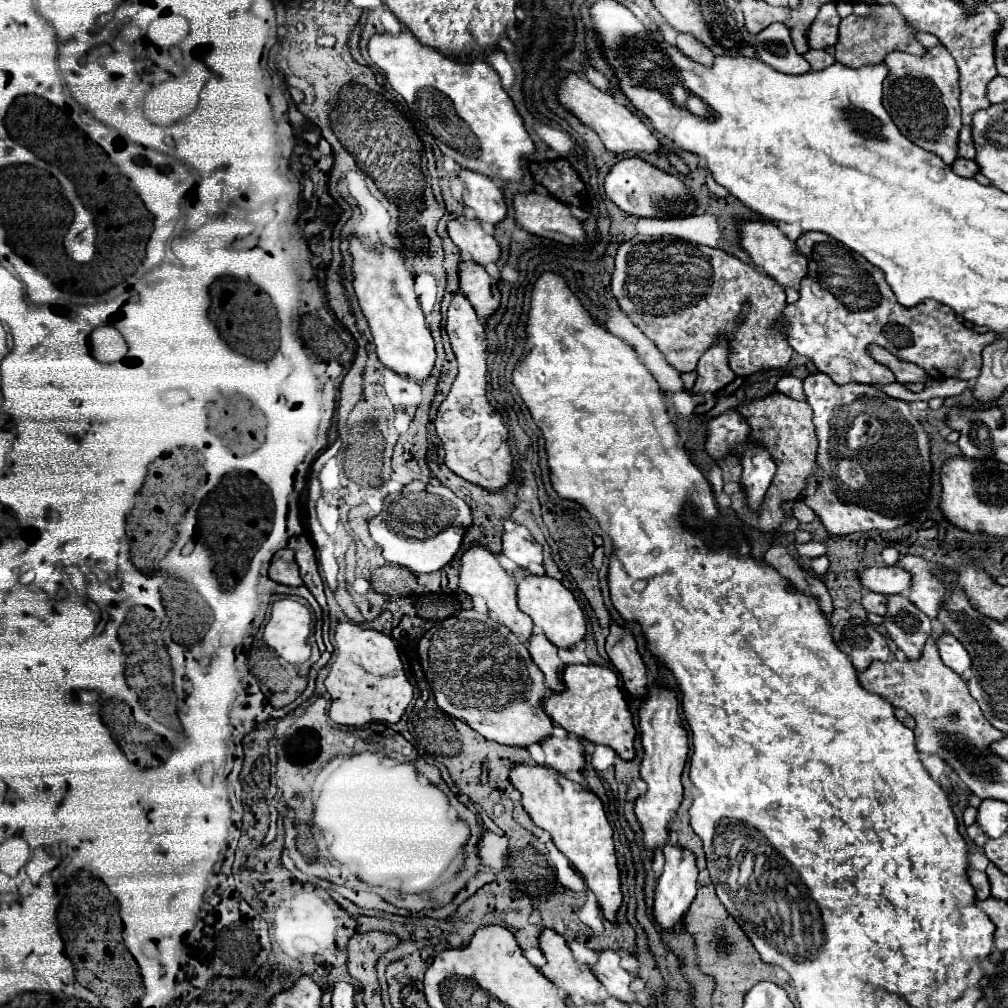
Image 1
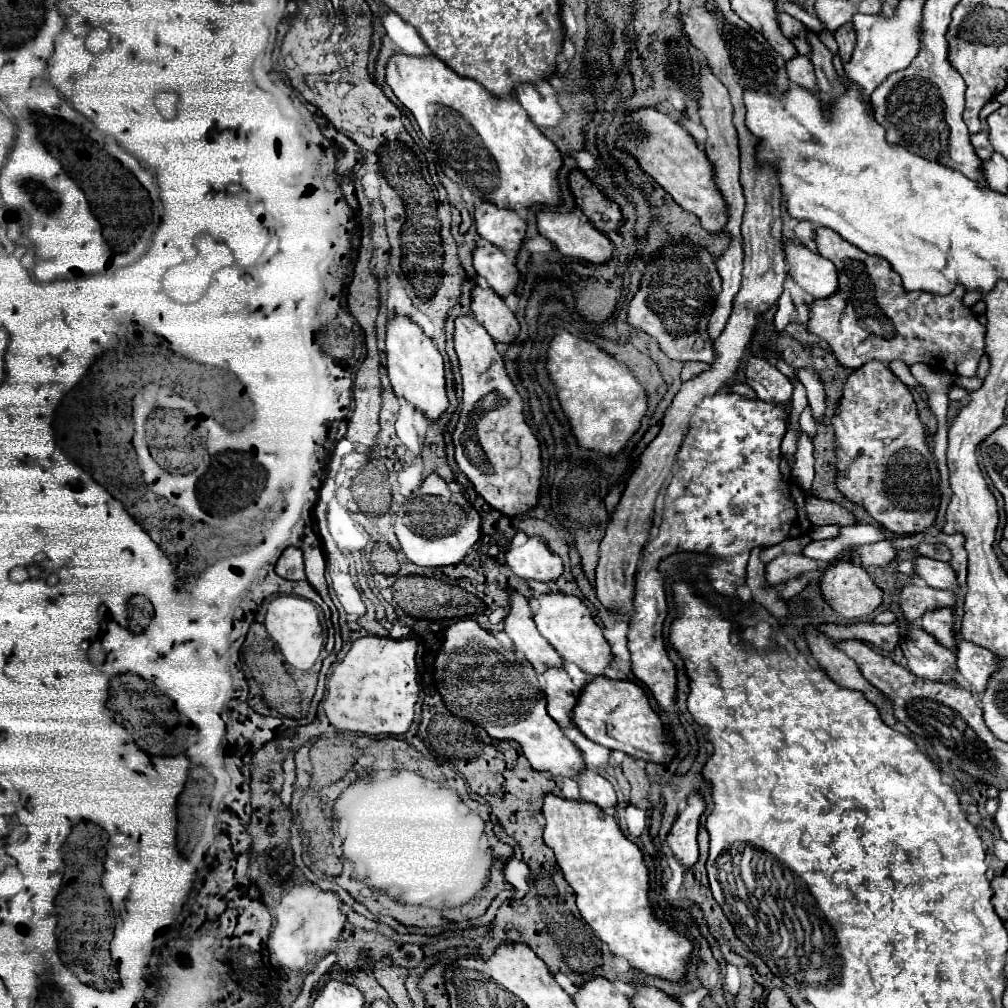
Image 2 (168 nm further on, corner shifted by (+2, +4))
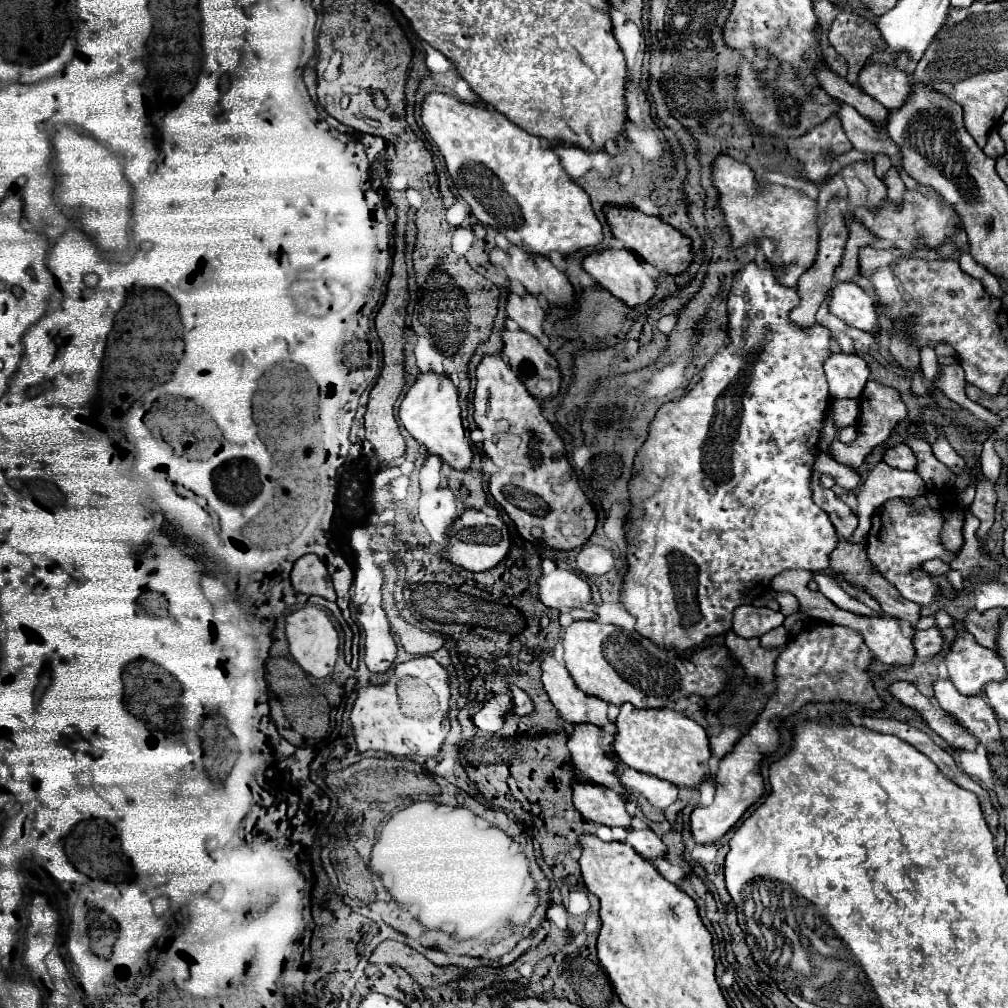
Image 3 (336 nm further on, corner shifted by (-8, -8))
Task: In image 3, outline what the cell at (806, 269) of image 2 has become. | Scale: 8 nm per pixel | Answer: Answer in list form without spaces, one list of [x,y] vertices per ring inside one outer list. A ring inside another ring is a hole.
[[[835,282],[827,294],[829,310],[845,324],[865,332],[877,328],[875,298],[855,282]]]

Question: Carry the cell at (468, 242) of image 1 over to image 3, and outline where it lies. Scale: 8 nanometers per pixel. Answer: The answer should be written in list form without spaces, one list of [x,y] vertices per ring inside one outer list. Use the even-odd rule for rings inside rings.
[[[509,292],[505,310],[507,310],[507,316],[511,320],[515,320],[515,324],[521,330],[525,330],[537,338],[543,334],[541,324],[545,318],[545,310],[541,308],[541,302],[537,296],[533,296],[533,294],[517,296],[515,292]]]

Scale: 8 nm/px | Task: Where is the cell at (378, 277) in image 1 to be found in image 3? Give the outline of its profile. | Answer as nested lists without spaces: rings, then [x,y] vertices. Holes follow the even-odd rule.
[[[419,372],[415,378],[415,384],[409,388],[405,394],[401,408],[399,408],[399,418],[407,432],[423,444],[431,454],[437,454],[443,458],[447,464],[451,464],[457,470],[469,468],[473,454],[469,448],[469,442],[465,438],[463,422],[461,422],[461,408],[457,402],[457,388],[451,380],[447,380],[447,374],[437,374],[437,372]]]

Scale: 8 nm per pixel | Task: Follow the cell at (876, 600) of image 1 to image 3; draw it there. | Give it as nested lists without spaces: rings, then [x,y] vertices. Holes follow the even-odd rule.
[[[975,608],[969,610],[963,618],[963,628],[967,632],[971,632],[975,636],[975,640],[985,646],[991,648],[995,646],[995,634],[997,634],[997,620],[1001,616],[1001,612],[1007,612],[1005,608],[993,608],[987,612],[977,612]]]

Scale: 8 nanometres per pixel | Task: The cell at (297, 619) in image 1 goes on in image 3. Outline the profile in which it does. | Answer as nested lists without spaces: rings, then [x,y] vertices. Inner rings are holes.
[[[305,606],[291,612],[285,618],[285,636],[289,642],[291,656],[307,674],[311,674],[313,678],[323,678],[333,670],[339,654],[339,634],[323,610],[315,606]]]

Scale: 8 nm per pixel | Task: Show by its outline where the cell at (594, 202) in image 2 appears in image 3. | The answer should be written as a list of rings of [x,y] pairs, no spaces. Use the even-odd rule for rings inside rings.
[[[607,204],[607,206],[603,206],[603,212],[607,218],[607,224],[611,226],[613,236],[619,238],[629,252],[633,252],[641,260],[649,262],[651,266],[655,266],[657,270],[667,272],[667,274],[679,274],[679,272],[687,270],[687,266],[691,262],[691,254],[689,254],[691,240],[685,238],[683,234],[679,234],[675,228],[671,228],[669,224],[661,222],[659,218],[647,216],[631,206]]]

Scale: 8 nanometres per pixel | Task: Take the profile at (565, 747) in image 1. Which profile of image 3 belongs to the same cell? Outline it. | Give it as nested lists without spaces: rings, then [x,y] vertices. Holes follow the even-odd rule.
[[[631,826],[627,828],[627,844],[631,844],[643,858],[651,858],[651,856],[663,856],[665,854],[665,846],[663,842],[655,836],[655,832],[651,828],[637,828]]]

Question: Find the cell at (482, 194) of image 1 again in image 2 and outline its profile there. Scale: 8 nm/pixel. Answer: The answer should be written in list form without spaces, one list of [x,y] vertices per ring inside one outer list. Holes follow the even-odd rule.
[[[483,202],[483,206],[479,206],[473,216],[475,216],[475,228],[481,238],[507,252],[517,254],[521,250],[527,238],[525,236],[527,224],[517,212],[505,208],[501,210],[495,204]]]

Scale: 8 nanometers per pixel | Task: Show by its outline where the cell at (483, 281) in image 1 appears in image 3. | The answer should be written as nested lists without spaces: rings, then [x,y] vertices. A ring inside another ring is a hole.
[[[501,330],[503,354],[511,370],[537,398],[551,398],[559,390],[559,372],[555,358],[541,346],[541,342],[525,334],[525,330]]]

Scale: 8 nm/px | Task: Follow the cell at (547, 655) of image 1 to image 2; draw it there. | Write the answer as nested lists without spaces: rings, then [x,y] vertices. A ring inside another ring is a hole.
[[[547,670],[543,678],[549,716],[559,724],[561,730],[573,728],[573,708],[577,706],[579,690],[563,670]]]

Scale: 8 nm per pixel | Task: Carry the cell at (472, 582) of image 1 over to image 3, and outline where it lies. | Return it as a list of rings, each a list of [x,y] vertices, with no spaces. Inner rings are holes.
[[[539,650],[539,664],[543,688],[565,722],[609,722],[607,704],[601,698],[583,694],[551,650]]]

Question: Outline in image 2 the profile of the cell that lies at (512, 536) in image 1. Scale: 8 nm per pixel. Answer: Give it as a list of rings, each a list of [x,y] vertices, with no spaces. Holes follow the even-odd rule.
[[[533,536],[523,546],[511,546],[507,552],[509,568],[527,582],[557,582],[563,574],[563,562],[547,544]]]

